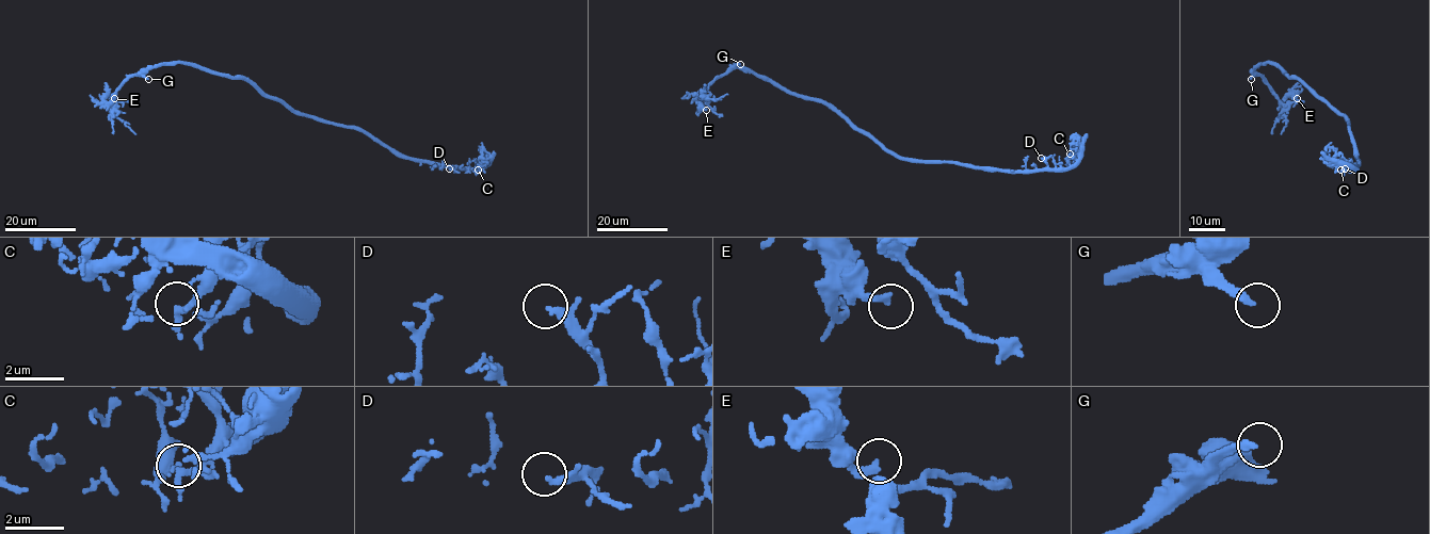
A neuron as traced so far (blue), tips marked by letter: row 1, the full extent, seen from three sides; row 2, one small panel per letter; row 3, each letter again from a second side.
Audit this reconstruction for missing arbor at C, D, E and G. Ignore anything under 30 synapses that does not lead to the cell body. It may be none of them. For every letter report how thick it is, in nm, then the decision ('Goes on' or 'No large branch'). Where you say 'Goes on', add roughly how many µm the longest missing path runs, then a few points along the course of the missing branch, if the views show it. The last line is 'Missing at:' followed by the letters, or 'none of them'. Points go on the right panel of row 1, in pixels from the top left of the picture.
C: Thickness 240 nm. No large branch
D: Thickness 200 nm. No large branch
E: Thickness 170 nm. No large branch
G: Thickness 240 nm. No large branch
Missing at: none of them

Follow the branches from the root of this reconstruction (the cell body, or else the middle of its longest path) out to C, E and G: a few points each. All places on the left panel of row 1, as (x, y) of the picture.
C: (280, 101), (311, 117), (357, 126), (405, 156), (450, 165), (478, 166), (477, 174), (478, 170)
E: (280, 101), (263, 95), (245, 80), (188, 63), (146, 68), (129, 77), (109, 101), (105, 99), (114, 98)
G: (280, 101), (263, 95), (245, 80), (188, 63), (155, 65), (144, 75), (148, 79)

